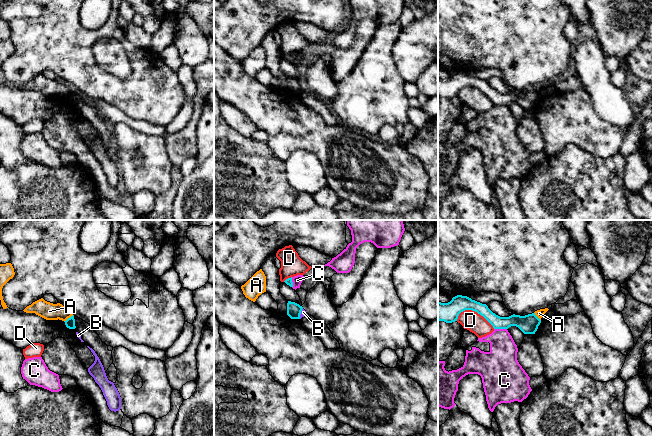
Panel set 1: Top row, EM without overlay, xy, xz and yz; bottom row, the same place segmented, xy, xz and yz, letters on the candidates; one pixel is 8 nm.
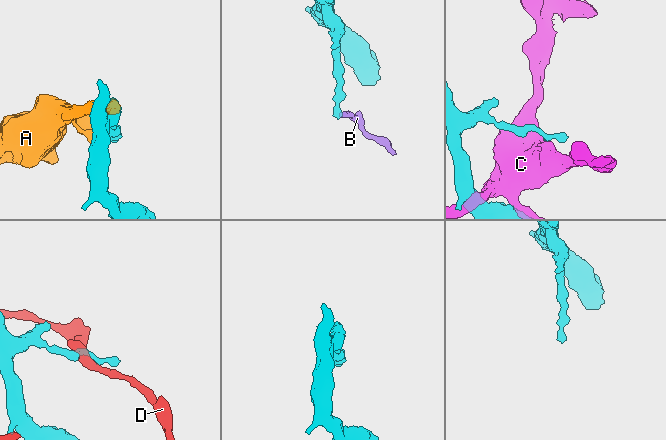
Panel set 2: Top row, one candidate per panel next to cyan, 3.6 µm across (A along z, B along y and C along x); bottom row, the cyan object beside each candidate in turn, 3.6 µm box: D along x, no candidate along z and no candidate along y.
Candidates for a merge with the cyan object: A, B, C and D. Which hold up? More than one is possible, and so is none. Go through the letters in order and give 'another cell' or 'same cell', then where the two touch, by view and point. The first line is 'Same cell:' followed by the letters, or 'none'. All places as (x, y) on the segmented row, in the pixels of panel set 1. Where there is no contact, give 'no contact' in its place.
Same cell: none
A: another cell; meets cyan in xy at (68, 318)
B: another cell; meets cyan in xz at (300, 313)
C: another cell; meets cyan in yz at (500, 328)
D: another cell; meets cyan in yz at (474, 310)

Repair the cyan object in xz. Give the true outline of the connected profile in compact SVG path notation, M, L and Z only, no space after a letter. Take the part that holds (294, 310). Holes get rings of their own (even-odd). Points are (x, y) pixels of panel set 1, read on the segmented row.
M288 301L287 303L287 315L291 319L300 319L300 314L303 307L295 302Z

